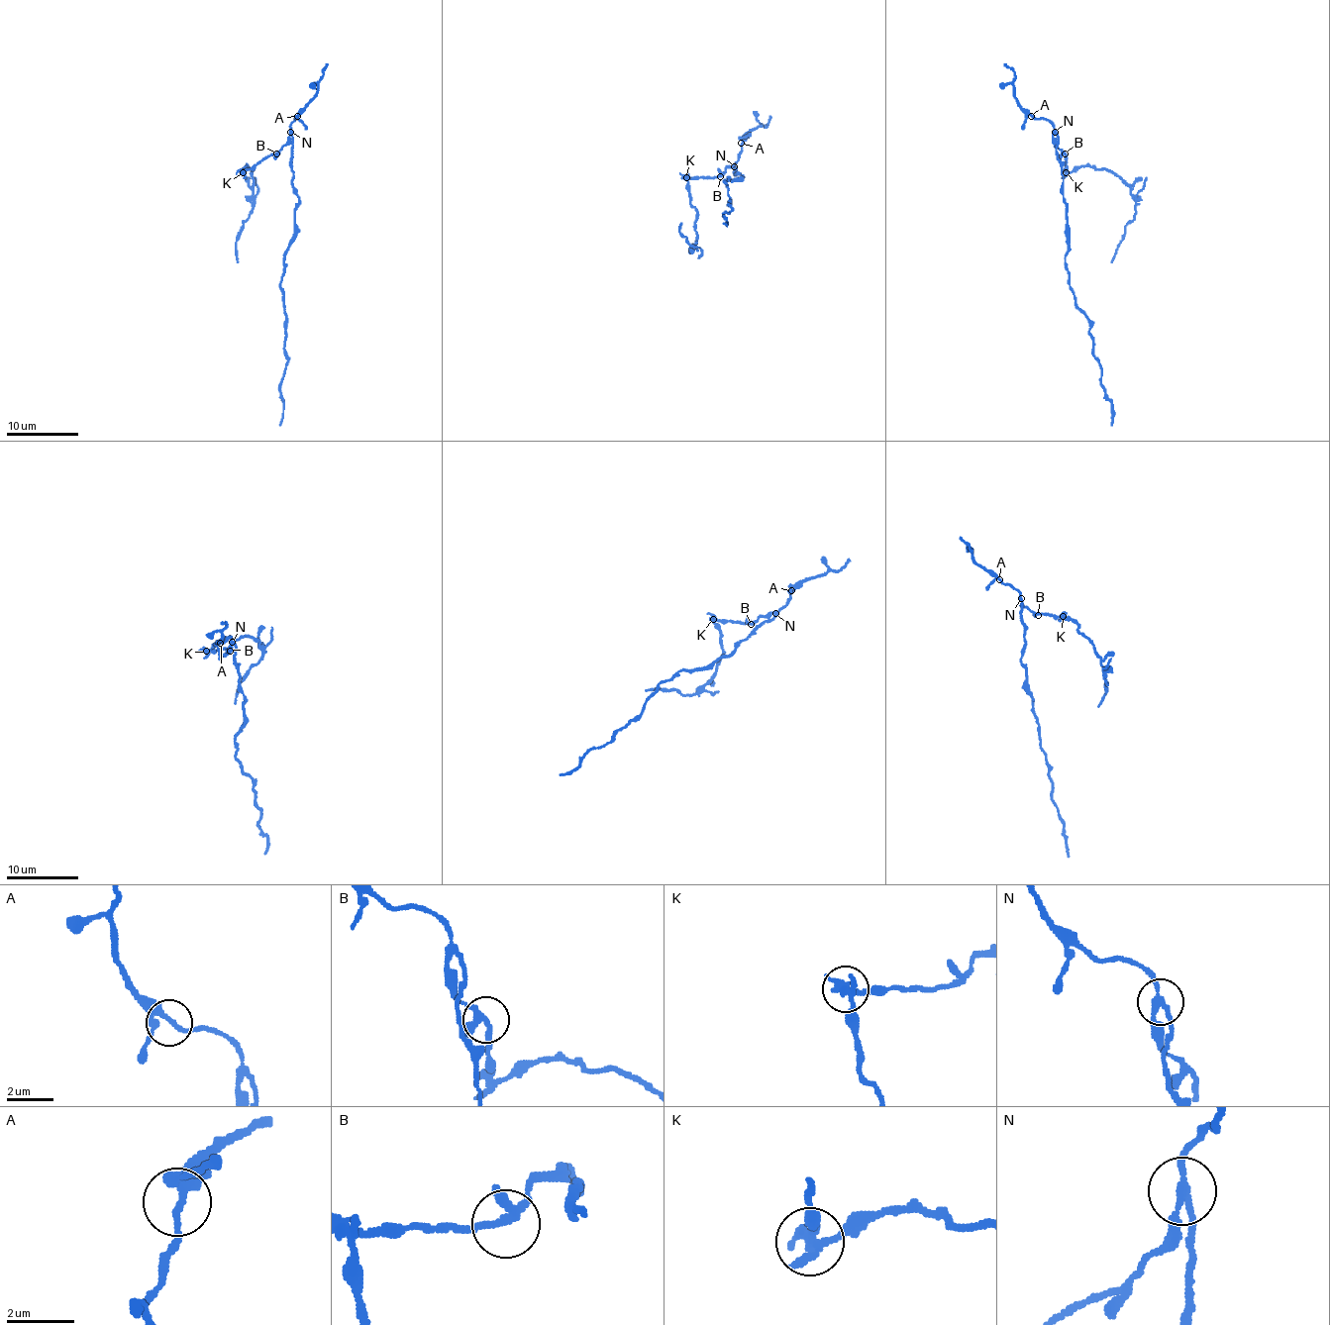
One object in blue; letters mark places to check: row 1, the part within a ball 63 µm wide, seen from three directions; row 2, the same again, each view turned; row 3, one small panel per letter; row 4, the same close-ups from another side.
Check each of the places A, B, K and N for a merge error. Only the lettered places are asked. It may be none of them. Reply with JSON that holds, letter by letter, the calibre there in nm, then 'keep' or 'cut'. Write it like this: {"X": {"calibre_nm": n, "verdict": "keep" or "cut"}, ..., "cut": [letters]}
{"A": {"calibre_nm": 200, "verdict": "keep"}, "B": {"calibre_nm": 240, "verdict": "keep"}, "K": {"calibre_nm": 280, "verdict": "cut"}, "N": {"calibre_nm": 190, "verdict": "cut"}, "cut": ["K", "N"]}

